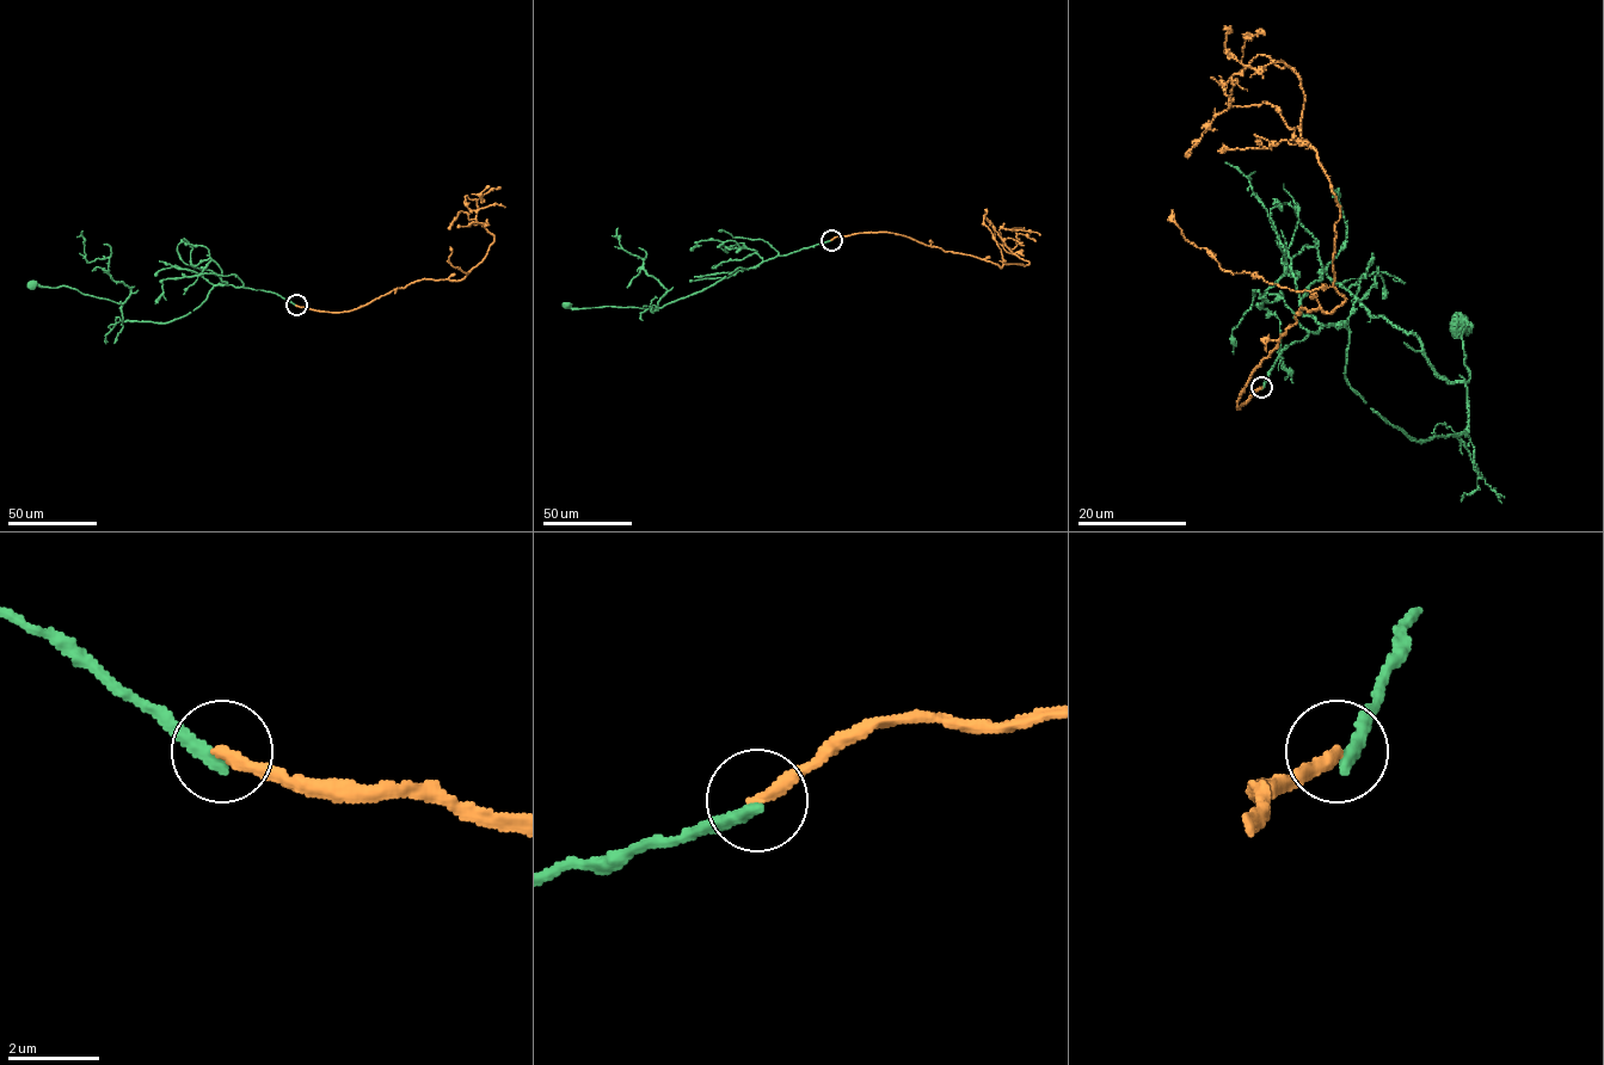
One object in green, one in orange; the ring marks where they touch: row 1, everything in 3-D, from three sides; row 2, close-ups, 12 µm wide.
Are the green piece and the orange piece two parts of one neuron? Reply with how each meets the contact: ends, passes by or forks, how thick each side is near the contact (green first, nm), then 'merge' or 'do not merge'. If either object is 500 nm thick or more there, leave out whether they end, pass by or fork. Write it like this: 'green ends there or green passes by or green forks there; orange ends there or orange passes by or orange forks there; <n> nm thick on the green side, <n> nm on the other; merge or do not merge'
green ends there; orange ends there; 360 nm thick on the green side, 280 nm on the other; do not merge

